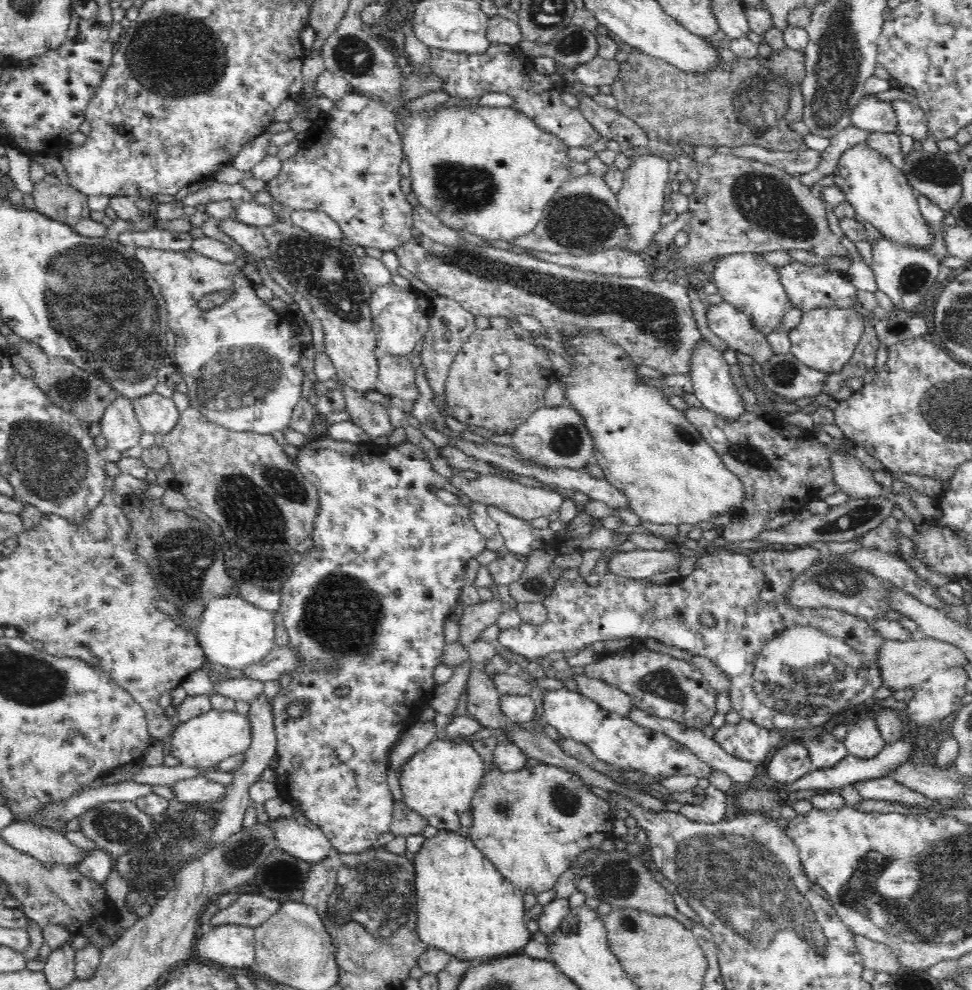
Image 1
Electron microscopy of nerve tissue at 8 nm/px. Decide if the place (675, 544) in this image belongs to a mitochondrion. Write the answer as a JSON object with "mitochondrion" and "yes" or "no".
{"mitochondrion":"no"}

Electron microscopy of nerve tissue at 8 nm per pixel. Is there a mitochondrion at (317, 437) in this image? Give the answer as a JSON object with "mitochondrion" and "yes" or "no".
{"mitochondrion":"no"}

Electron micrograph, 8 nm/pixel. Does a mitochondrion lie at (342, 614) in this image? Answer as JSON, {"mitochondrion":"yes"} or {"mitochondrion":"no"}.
{"mitochondrion":"yes"}

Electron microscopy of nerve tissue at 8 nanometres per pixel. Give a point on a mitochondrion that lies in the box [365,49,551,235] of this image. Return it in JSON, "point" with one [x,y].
{"point":[461,189]}

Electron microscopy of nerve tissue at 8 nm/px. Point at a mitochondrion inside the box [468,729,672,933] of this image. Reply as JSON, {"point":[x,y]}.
{"point":[616,879]}

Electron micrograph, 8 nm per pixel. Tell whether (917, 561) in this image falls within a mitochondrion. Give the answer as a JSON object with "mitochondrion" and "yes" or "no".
{"mitochondrion":"no"}

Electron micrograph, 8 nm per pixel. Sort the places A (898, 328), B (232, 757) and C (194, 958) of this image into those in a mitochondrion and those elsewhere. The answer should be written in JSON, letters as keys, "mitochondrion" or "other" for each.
{"A":"other","B":"other","C":"other"}

